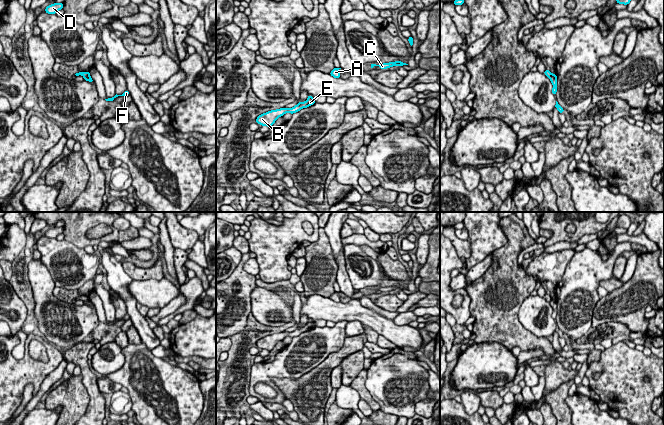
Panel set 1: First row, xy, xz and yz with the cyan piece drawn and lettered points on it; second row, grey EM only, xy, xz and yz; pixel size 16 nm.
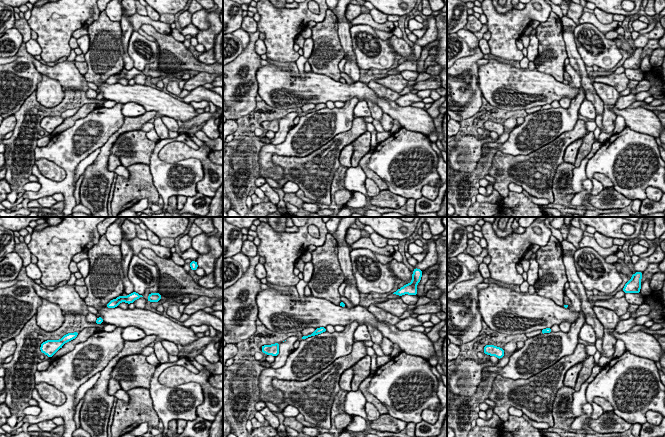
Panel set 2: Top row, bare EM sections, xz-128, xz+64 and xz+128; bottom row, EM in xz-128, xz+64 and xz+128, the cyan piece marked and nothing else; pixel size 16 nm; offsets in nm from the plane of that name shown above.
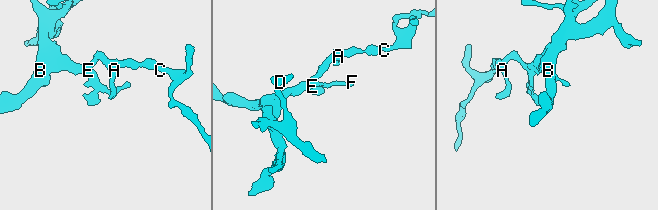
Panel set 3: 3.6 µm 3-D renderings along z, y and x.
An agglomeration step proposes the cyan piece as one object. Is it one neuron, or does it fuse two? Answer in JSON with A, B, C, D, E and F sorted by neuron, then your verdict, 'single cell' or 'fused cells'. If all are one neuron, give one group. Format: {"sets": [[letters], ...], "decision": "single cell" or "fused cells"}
{"sets": [["A", "C"], ["B", "D", "E", "F"]], "decision": "fused cells"}

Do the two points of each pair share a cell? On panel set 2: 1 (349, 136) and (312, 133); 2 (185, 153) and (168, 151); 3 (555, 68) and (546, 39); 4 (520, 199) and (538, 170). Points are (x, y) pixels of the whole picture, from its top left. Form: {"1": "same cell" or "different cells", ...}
{"1": "different cells", "2": "same cell", "3": "same cell", "4": "different cells"}

